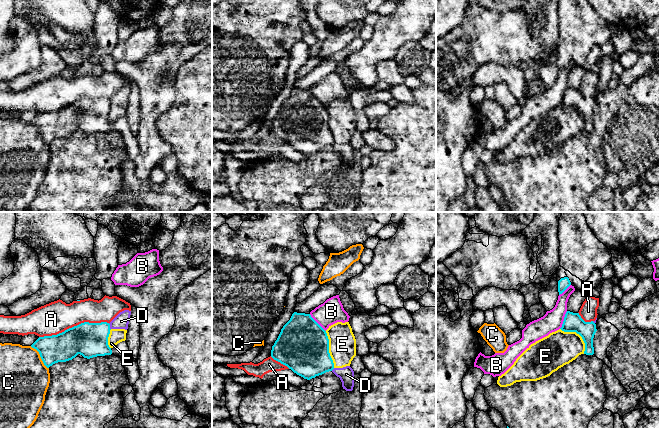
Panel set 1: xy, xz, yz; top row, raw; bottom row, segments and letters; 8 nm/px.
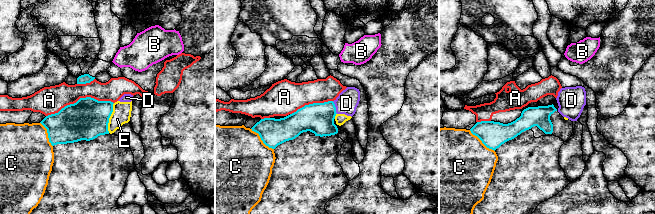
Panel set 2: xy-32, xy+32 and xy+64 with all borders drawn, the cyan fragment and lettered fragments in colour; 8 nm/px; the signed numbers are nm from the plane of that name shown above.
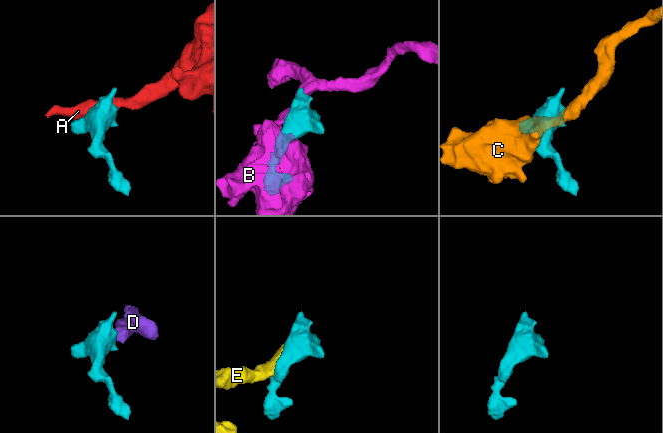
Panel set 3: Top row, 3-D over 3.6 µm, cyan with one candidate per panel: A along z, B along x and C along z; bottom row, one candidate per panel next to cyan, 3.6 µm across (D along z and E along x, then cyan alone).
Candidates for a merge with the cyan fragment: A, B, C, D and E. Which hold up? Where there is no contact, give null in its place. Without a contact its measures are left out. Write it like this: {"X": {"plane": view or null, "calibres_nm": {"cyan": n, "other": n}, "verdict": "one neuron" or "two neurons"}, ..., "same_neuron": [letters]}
{"A": {"plane": "xy", "calibres_nm": {"cyan": 280, "other": 260}, "verdict": "two neurons"}, "B": {"plane": "yz", "calibres_nm": {"cyan": 150, "other": 160}, "verdict": "two neurons"}, "C": {"plane": "xy", "calibres_nm": {"cyan": 240, "other": 400}, "verdict": "two neurons"}, "D": {"plane": "xy", "calibres_nm": {"cyan": 280, "other": 120}, "verdict": "two neurons"}, "E": {"plane": "yz", "calibres_nm": {"cyan": 150, "other": 280}, "verdict": "two neurons"}, "same_neuron": []}

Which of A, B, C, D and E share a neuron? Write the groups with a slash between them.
A / B / C / D E

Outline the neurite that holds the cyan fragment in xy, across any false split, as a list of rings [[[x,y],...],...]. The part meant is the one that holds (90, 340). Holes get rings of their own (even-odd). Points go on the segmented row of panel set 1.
[[[84,322],[57,335],[39,337],[31,347],[39,352],[47,368],[72,360],[78,354],[87,359],[111,355],[108,345],[110,330],[107,322]]]

